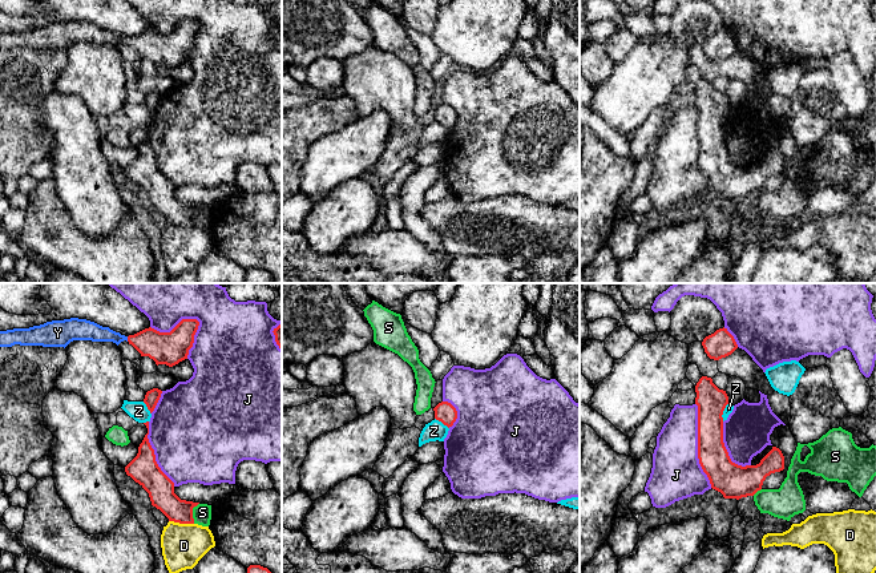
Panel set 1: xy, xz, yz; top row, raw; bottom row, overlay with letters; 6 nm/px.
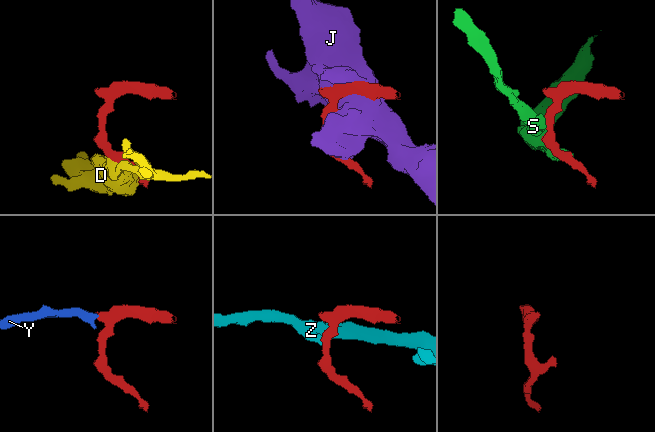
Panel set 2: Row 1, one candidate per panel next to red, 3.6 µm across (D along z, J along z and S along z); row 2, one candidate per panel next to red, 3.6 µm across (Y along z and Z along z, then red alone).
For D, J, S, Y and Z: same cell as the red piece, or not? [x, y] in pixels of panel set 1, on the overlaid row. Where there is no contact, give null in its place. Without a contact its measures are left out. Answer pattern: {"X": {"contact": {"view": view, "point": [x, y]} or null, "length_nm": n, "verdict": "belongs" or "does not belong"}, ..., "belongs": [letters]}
{"D": {"contact": {"view": "xy", "point": [181, 523]}, "length_nm": 150, "verdict": "does not belong"}, "J": {"contact": {"view": "xy", "point": [176, 326]}, "length_nm": 300, "verdict": "does not belong"}, "S": {"contact": {"view": "xy", "point": [192, 513]}, "length_nm": 130, "verdict": "does not belong"}, "Y": {"contact": {"view": "xy", "point": [128, 339]}, "length_nm": 30, "verdict": "belongs"}, "Z": {"contact": {"view": "yz", "point": [722, 412]}, "length_nm": 120, "verdict": "does not belong"}, "belongs": ["Y"]}

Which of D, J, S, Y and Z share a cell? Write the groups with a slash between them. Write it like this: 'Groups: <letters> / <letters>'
Groups: D / J / S / Y / Z

